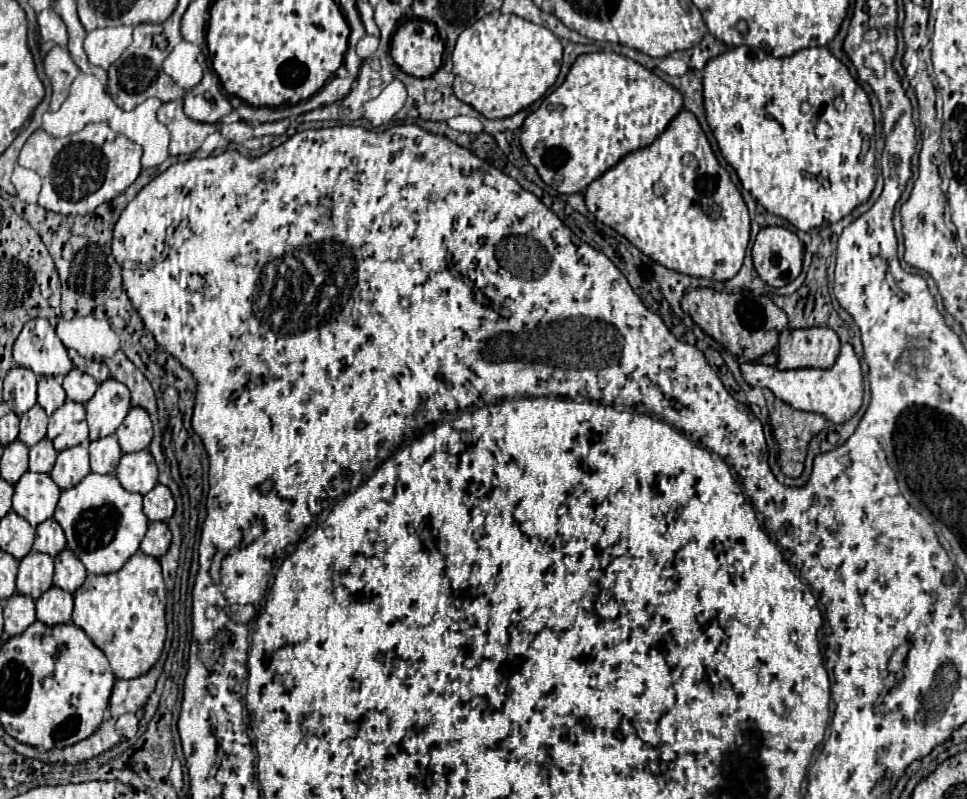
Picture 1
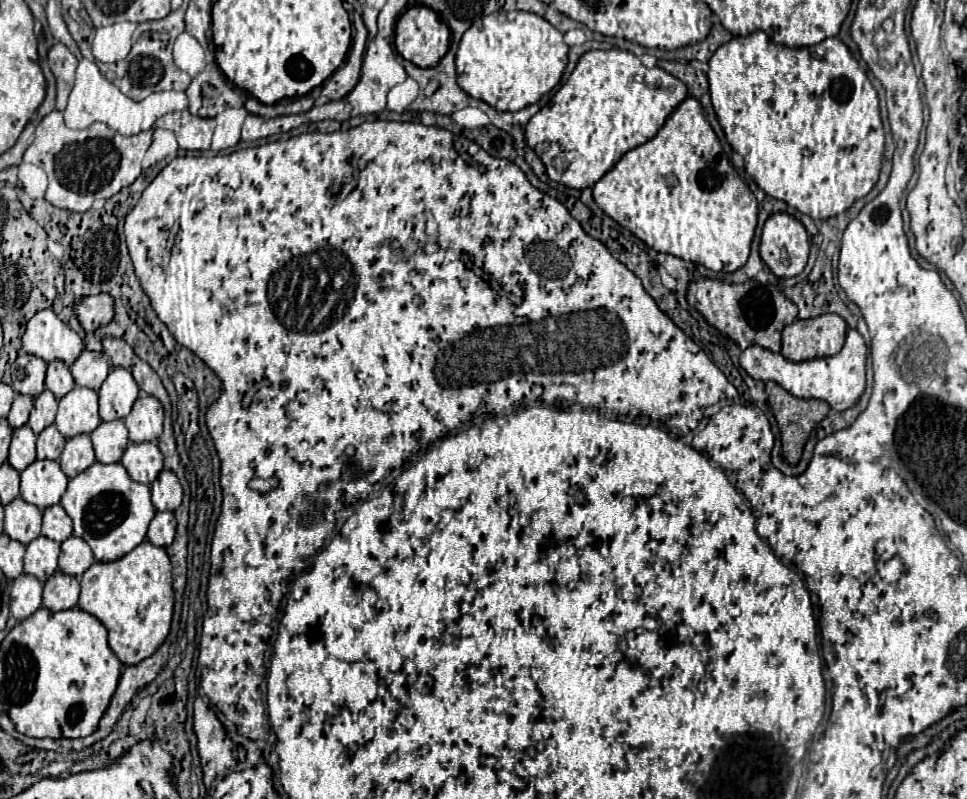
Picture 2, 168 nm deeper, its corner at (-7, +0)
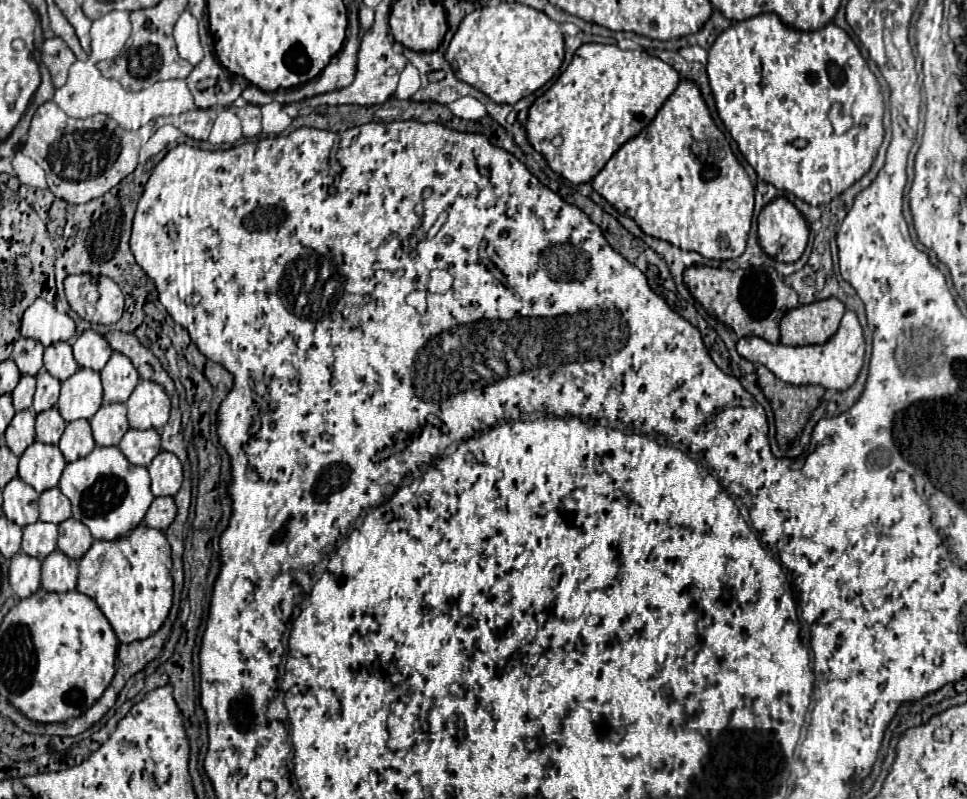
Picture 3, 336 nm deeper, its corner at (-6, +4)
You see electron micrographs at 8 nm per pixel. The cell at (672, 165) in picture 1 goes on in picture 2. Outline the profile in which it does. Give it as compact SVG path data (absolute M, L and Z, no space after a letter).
M685 98L649 142L629 150L595 186L597 206L657 252L731 274L749 258L759 204L729 164L695 98Z

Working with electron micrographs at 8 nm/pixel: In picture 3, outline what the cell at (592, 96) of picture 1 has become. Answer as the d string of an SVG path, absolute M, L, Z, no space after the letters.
M582 44L558 80L530 106L526 122L528 140L534 150L548 160L556 174L572 184L590 182L624 142L638 136L654 120L656 112L676 90L678 82L680 76L670 64L646 54L644 50L620 50L610 44Z

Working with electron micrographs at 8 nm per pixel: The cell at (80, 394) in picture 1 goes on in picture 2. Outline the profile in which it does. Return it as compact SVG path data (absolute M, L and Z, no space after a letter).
M83 350L81 356L73 362L71 374L73 374L73 380L77 386L99 390L109 374L109 364L103 354Z

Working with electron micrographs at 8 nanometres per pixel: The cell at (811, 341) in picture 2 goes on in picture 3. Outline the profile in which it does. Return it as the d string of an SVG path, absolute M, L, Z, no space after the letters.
M838 298L792 308L780 320L780 342L786 346L822 344L838 330L842 316L844 304Z

